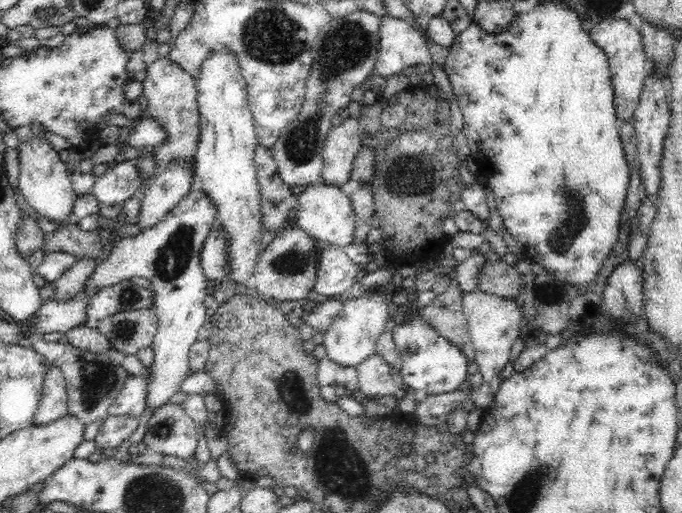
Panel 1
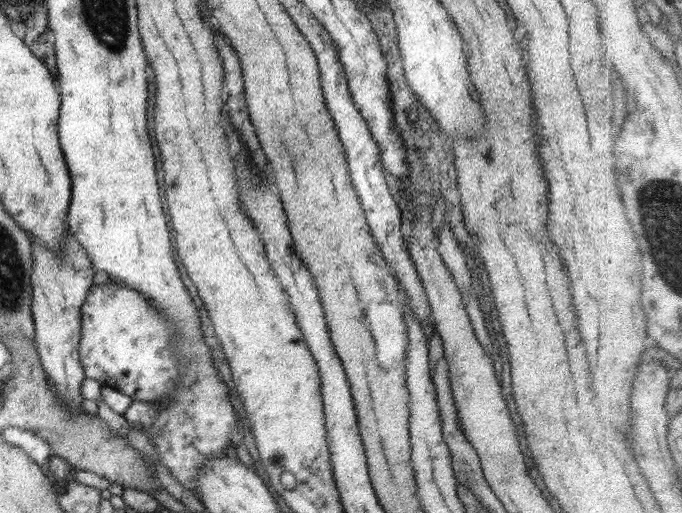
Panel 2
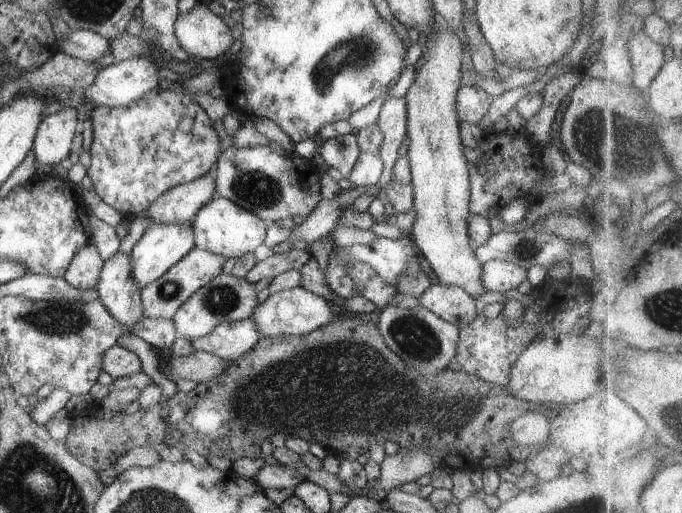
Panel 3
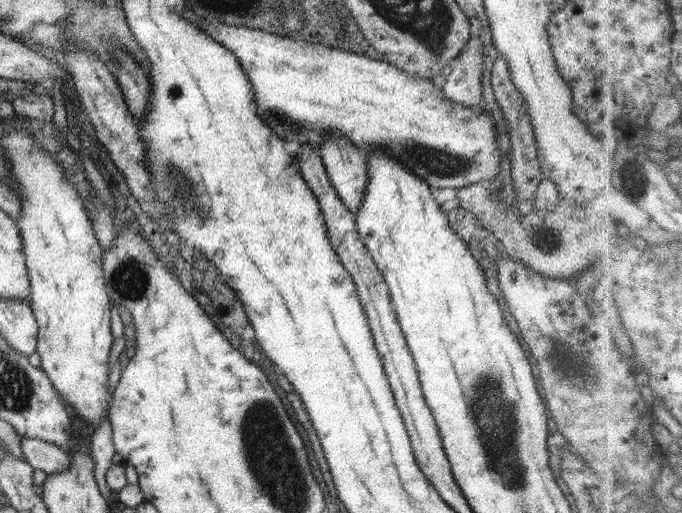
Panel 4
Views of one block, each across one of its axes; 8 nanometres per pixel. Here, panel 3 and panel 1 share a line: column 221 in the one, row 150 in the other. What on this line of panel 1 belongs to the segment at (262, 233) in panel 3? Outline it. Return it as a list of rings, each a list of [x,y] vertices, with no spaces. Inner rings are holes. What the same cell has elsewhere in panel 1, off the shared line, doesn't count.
[[[218,49],[208,55],[201,64],[200,74],[195,78],[198,90],[198,109],[200,112],[200,138],[195,155],[195,175],[197,185],[216,205],[216,228],[221,228],[229,234],[228,278],[232,282],[242,284],[252,276],[262,248],[261,196],[254,158],[258,145],[256,126],[247,100],[247,84],[240,72],[236,53],[228,49]]]

